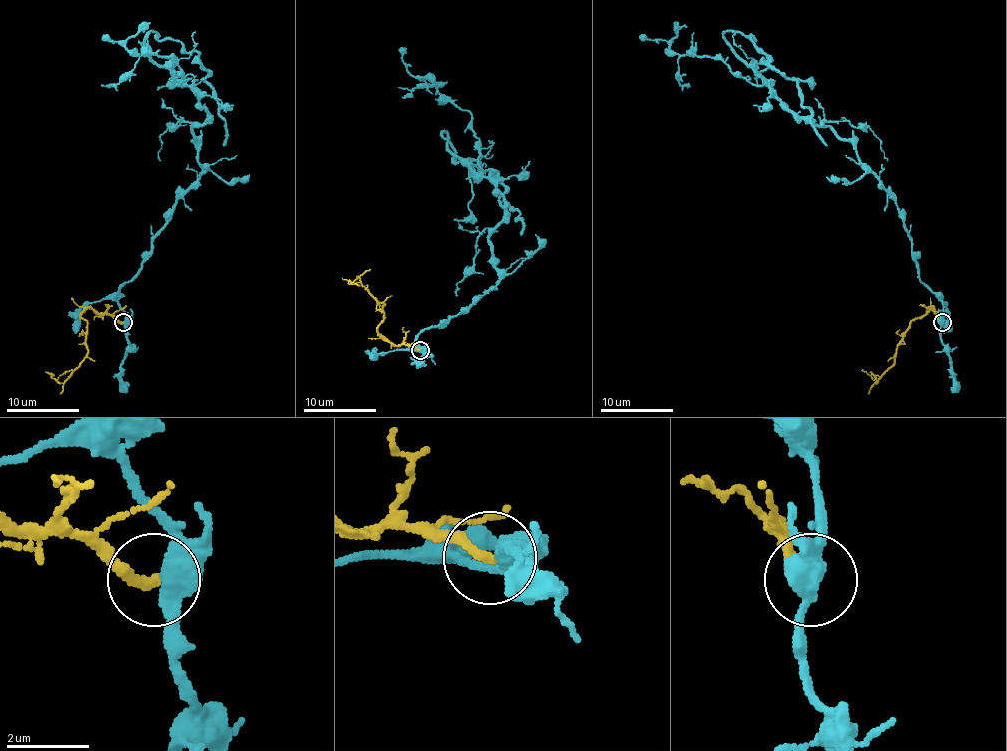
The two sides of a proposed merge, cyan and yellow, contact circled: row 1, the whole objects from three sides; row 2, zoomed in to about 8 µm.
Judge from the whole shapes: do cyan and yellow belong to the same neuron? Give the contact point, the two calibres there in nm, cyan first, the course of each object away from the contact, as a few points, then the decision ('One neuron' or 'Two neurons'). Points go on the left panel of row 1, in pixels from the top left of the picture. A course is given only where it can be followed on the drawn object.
Place: (123, 322). Thickness 400 nm (cyan) against 280 nm. Course of cyan: (123, 322), (118, 289), (197, 179), (192, 128), (206, 119), (150, 56), (150, 31), (197, 53), (224, 145). Course of yellow: (123, 322), (91, 309), (80, 316), (87, 324), (87, 352), (65, 380), (60, 383), (56, 380), (73, 370). Two neurons

